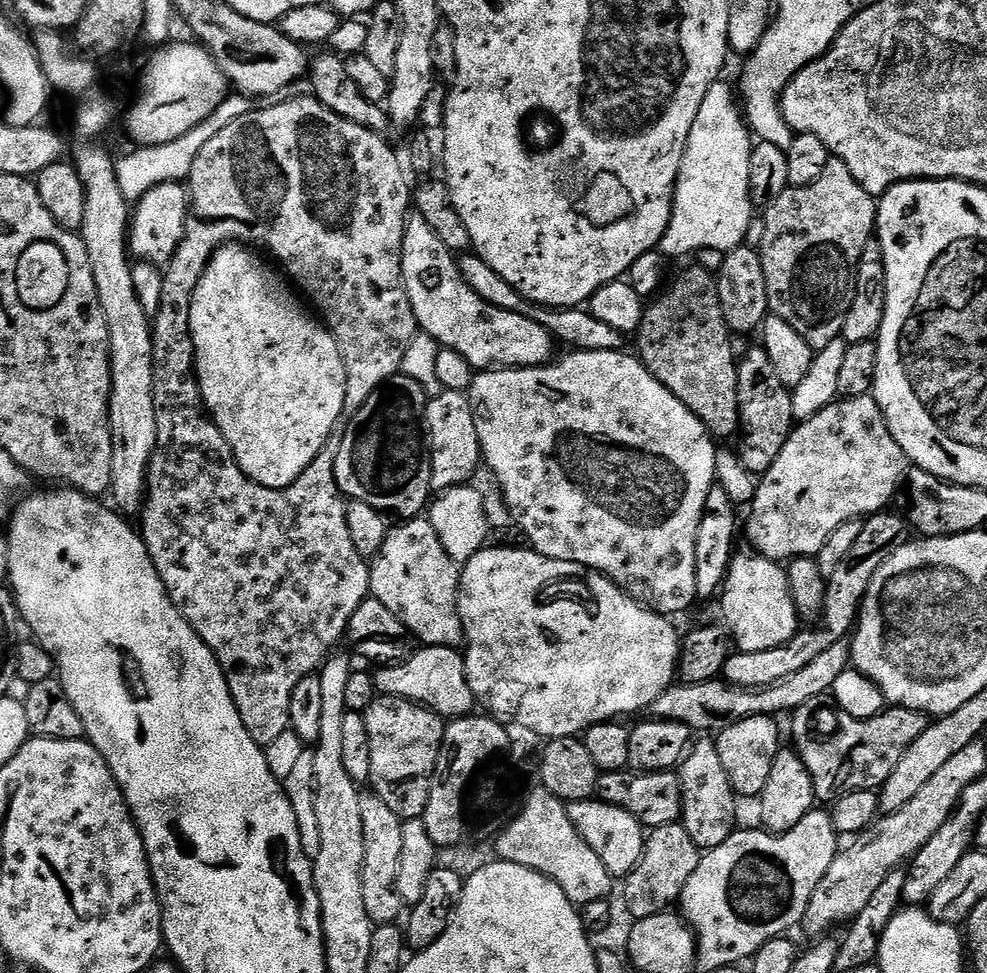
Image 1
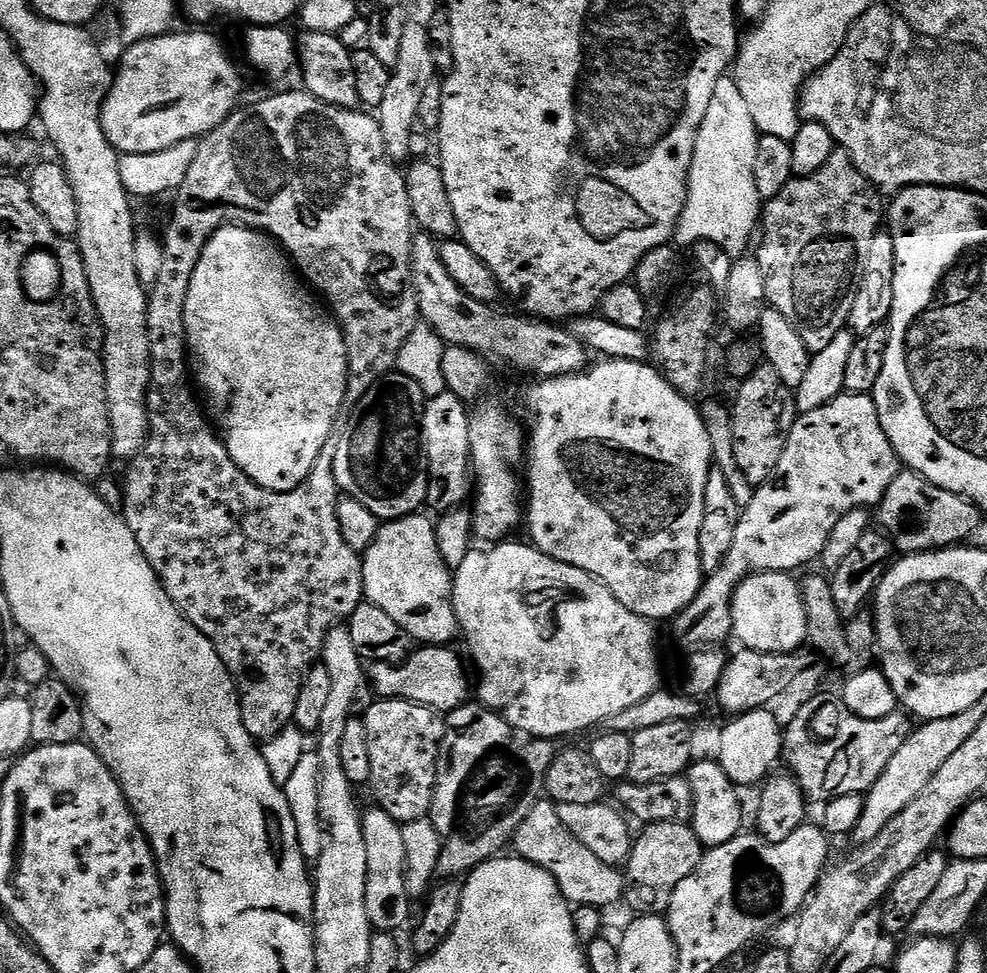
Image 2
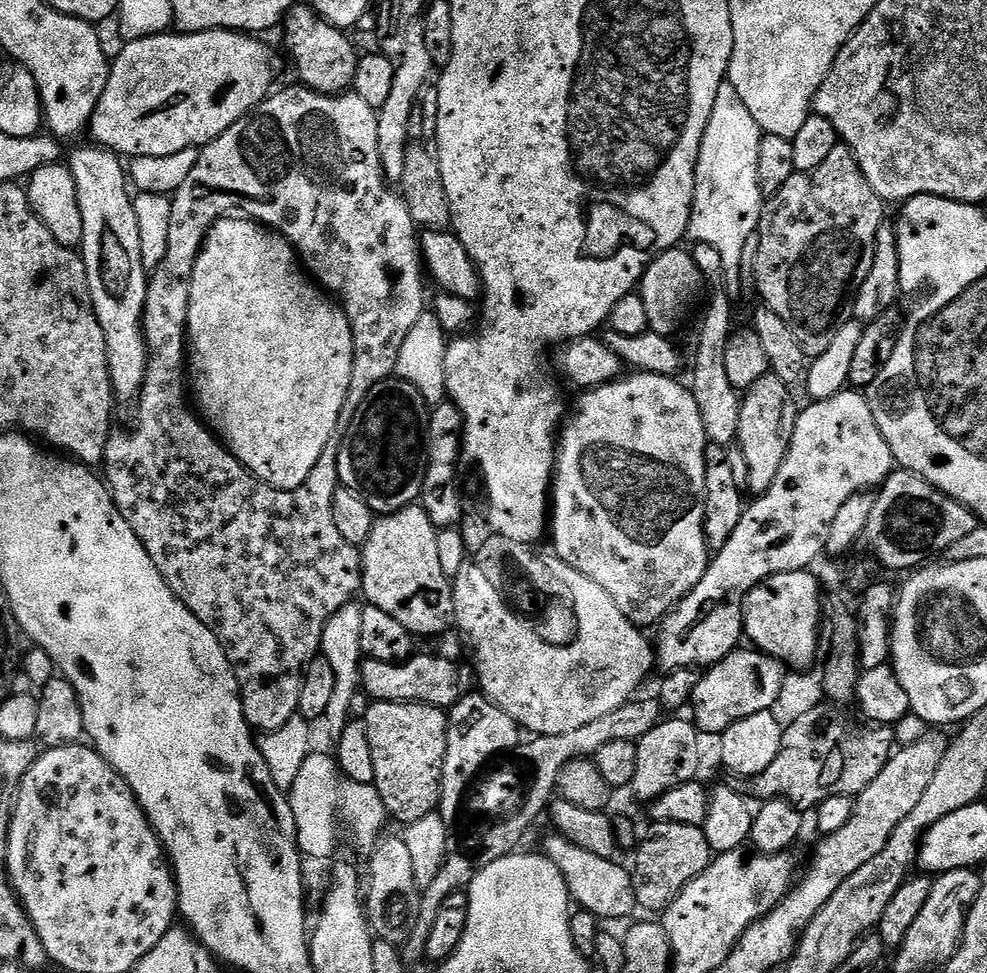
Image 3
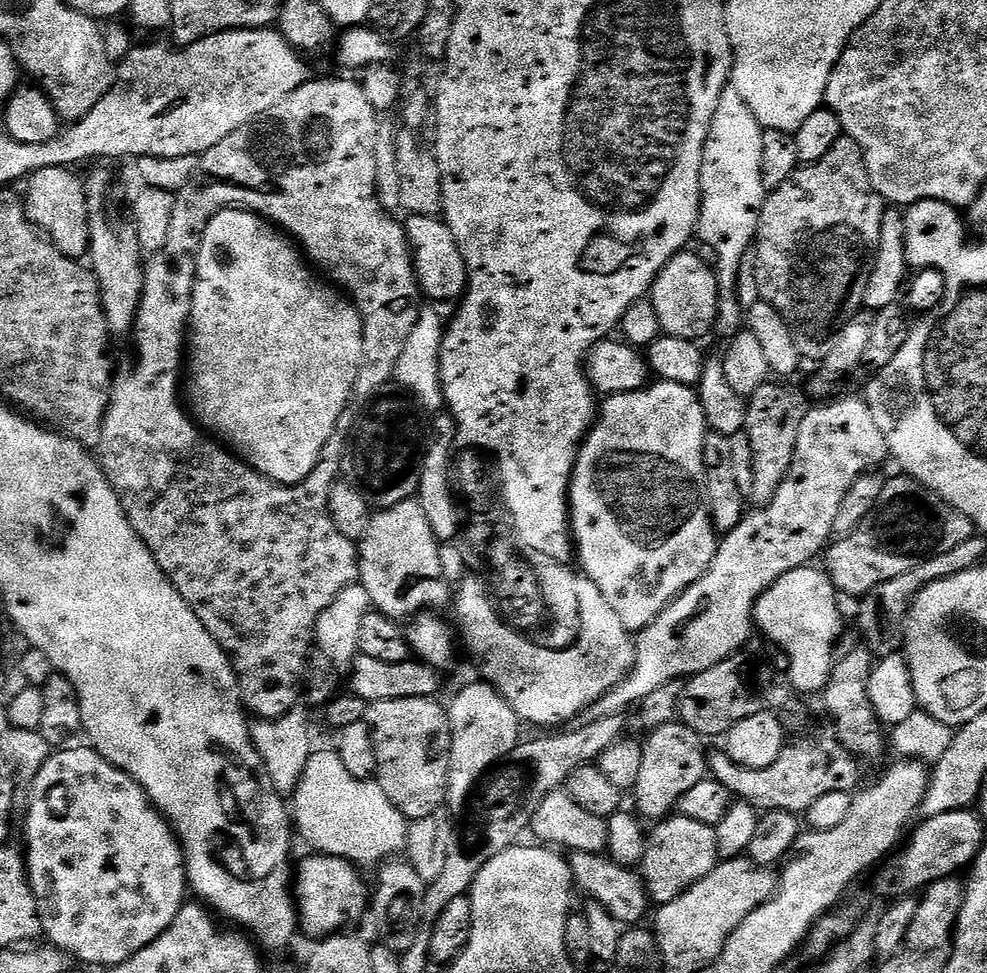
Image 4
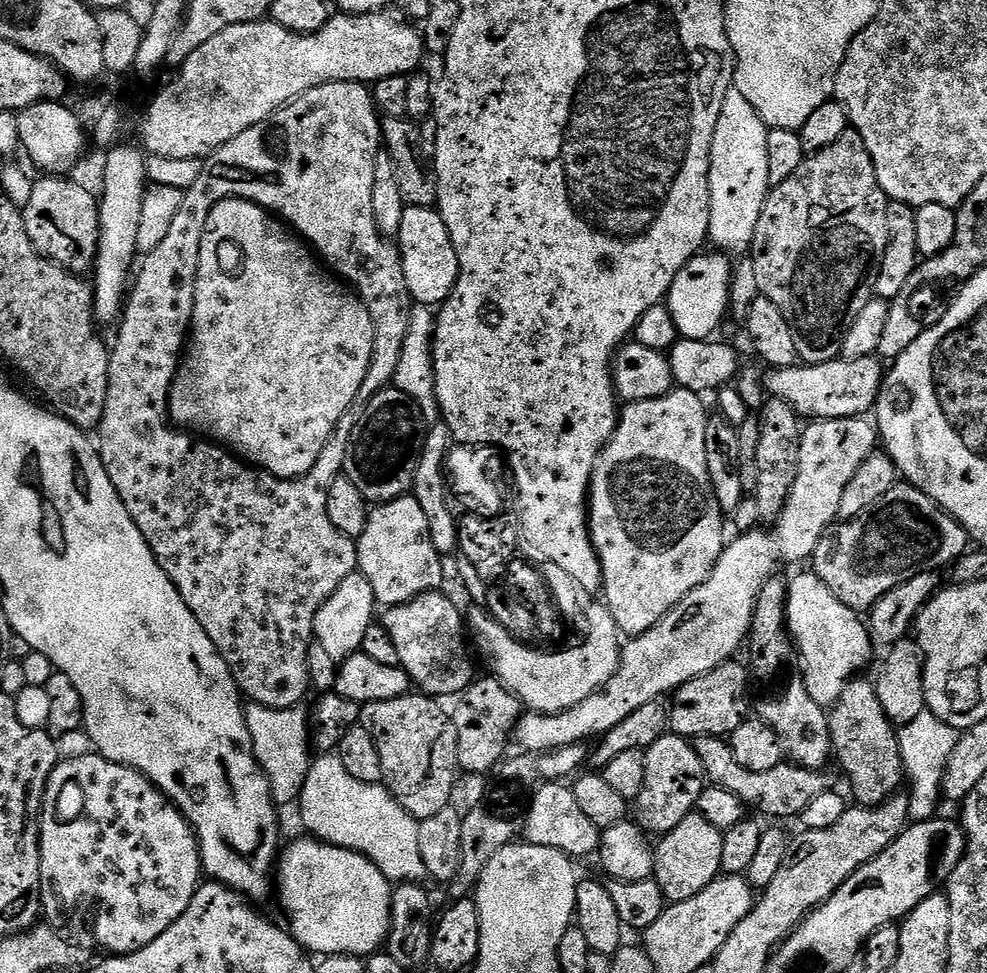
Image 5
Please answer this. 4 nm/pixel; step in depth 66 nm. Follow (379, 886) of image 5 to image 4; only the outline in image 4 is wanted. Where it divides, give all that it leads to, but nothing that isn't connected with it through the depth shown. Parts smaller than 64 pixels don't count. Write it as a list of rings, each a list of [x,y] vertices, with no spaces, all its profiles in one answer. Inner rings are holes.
[[[312,854],[309,860],[299,861],[298,871],[294,880],[294,899],[298,909],[298,924],[308,936],[315,938],[327,938],[345,931],[348,920],[360,920],[366,916],[369,907],[369,897],[364,897],[364,880],[360,877],[361,869],[350,860],[343,860],[337,856],[325,856],[323,854]]]

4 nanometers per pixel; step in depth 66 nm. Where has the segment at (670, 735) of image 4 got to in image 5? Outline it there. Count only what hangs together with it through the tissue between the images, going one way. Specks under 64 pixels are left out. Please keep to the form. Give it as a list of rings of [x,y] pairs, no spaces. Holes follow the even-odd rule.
[[[665,734],[662,738],[658,738],[658,742],[654,742],[654,746],[646,749],[644,757],[646,758],[646,778],[642,785],[642,794],[638,794],[634,802],[634,812],[636,808],[634,820],[643,832],[659,838],[670,830],[674,830],[674,826],[678,826],[682,818],[691,816],[697,811],[696,803],[706,787],[706,777],[702,761],[698,759],[696,753],[696,745],[686,736]]]

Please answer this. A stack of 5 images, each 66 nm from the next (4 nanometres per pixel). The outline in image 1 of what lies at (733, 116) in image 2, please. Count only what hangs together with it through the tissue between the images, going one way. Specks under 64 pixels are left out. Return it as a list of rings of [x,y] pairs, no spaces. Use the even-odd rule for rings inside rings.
[[[718,79],[706,90],[698,118],[694,118],[694,126],[690,126],[686,154],[682,154],[682,166],[676,179],[670,226],[666,226],[666,234],[660,240],[659,251],[665,257],[691,257],[703,248],[727,253],[748,240],[748,227],[754,215],[750,198],[750,154],[754,136],[738,107],[733,85],[731,88],[726,80]]]

